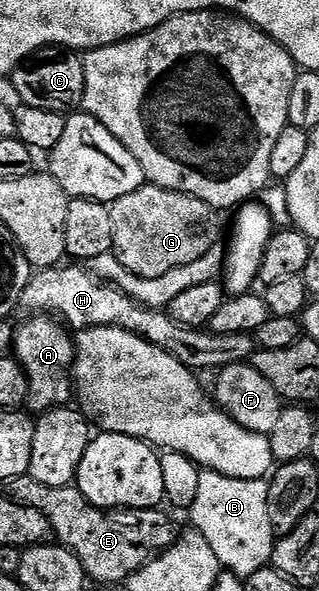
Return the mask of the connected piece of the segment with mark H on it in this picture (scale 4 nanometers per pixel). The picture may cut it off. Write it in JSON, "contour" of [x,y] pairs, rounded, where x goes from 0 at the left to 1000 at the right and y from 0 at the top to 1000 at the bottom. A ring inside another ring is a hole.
{"contour":[[[241,445],[219,450],[219,455],[182,452],[107,460],[85,492],[72,492],[63,521],[82,523],[82,531],[91,533],[163,533],[229,560],[317,555],[326,550],[395,557],[445,570],[451,577],[473,579],[486,587],[524,594],[549,607],[561,607],[561,614],[608,628],[690,628],[777,613],[806,599],[812,585],[796,565],[687,567],[639,555],[602,557],[564,550],[533,540],[527,528],[439,516],[367,484],[313,475],[276,453]]]}

